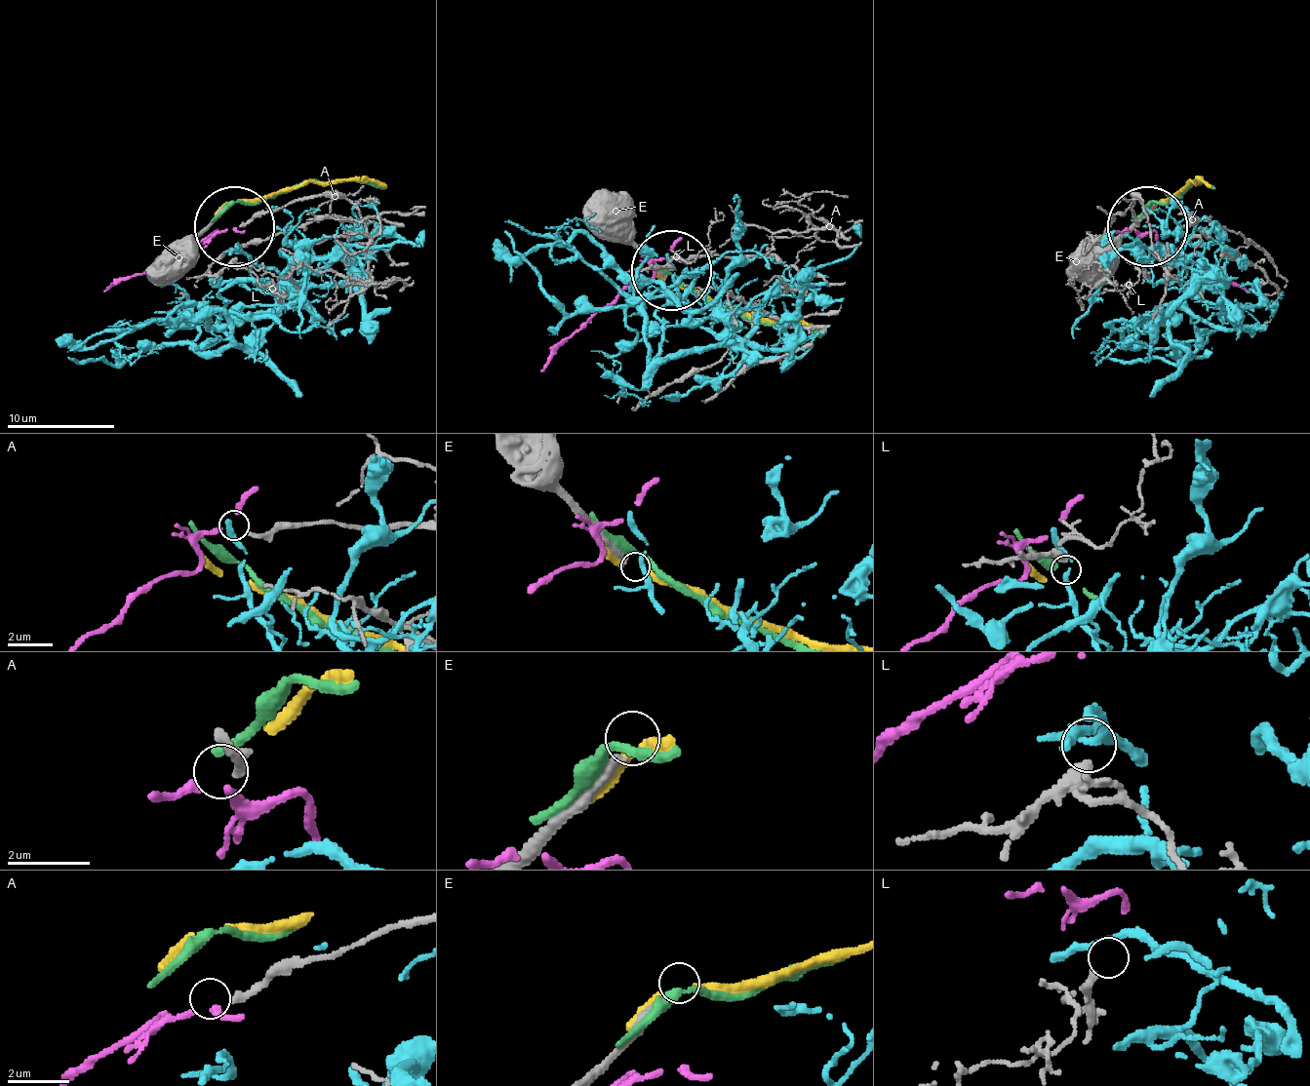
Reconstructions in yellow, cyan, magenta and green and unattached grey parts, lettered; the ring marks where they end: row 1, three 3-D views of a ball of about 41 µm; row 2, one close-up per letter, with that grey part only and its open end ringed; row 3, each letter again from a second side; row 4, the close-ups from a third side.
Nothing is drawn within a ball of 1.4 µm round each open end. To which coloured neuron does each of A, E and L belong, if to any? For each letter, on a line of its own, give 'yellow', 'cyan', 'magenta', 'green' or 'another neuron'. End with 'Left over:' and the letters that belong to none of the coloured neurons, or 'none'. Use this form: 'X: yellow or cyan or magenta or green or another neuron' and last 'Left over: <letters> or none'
A: another neuron
E: another neuron
L: another neuron
Left over: A, E, L

